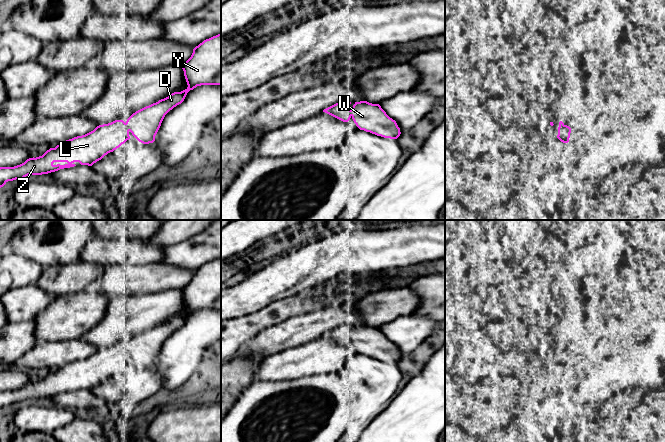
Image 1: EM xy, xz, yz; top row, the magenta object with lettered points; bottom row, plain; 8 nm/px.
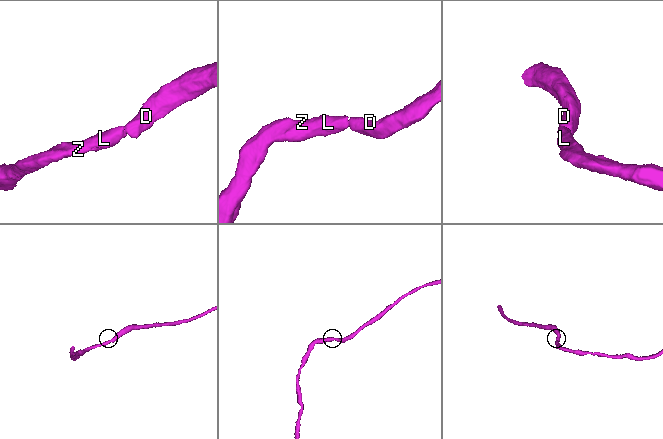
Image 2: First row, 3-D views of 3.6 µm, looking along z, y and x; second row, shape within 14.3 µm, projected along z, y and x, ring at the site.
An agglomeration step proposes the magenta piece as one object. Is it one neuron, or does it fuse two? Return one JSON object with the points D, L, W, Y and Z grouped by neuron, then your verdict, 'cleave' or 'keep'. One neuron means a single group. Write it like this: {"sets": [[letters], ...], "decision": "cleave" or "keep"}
{"sets": [["D", "L", "W", "Y", "Z"]], "decision": "keep"}

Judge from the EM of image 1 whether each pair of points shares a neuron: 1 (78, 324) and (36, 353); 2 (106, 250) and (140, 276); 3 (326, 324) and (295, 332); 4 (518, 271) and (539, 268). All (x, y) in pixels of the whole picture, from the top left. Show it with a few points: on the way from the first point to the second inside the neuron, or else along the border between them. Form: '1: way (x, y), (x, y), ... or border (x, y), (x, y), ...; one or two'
1: border (76, 338), (43, 342); two
2: border (153, 262), (130, 265); two
3: way (318, 324), (303, 328); one
4: way (523, 268), (534, 268); one

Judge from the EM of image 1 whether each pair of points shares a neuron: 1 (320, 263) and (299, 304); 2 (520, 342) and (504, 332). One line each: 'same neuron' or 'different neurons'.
1: different neurons
2: different neurons

